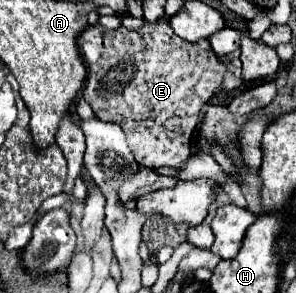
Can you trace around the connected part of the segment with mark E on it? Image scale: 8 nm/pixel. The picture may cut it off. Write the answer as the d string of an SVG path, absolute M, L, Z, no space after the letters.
M145 23L141 29L137 31L131 31L131 29L125 29L125 27L119 27L119 29L105 29L103 25L91 25L87 27L79 39L77 39L77 45L79 45L79 51L83 55L83 61L85 61L85 67L87 67L87 81L85 81L85 87L83 87L83 97L89 101L93 113L97 115L97 119L101 121L109 121L109 123L119 123L121 129L125 131L127 135L127 141L129 141L129 149L135 157L135 161L141 165L141 167L173 167L173 169L179 169L191 155L191 135L193 131L197 129L199 121L201 121L201 107L219 91L221 83L223 83L223 75L225 75L225 63L213 53L211 45L207 39L203 39L201 43L185 43L183 39L179 39L173 29L169 27L169 23Z

